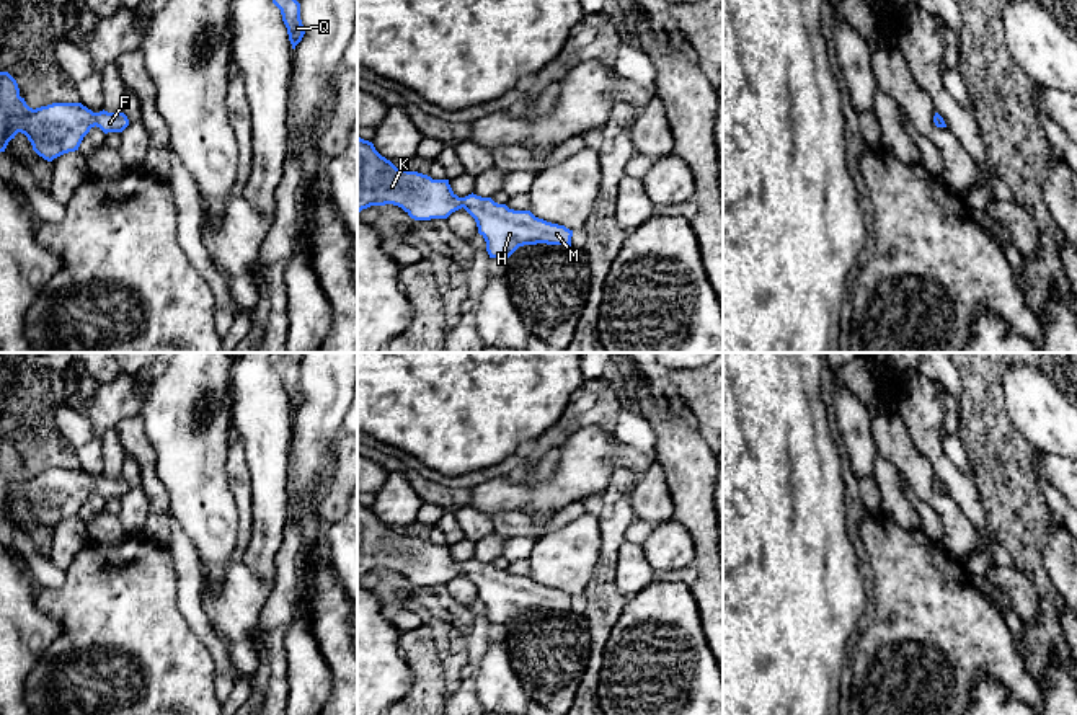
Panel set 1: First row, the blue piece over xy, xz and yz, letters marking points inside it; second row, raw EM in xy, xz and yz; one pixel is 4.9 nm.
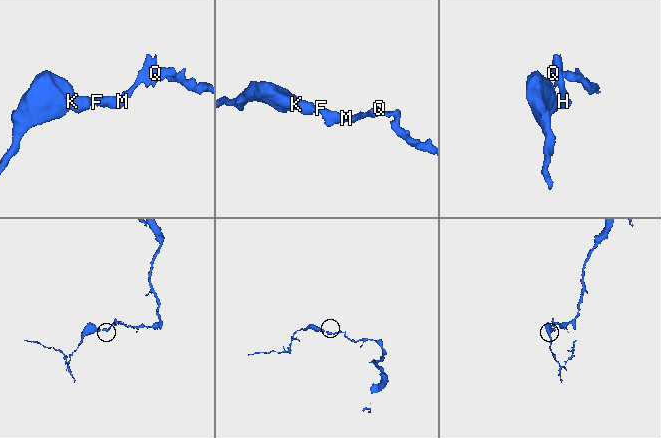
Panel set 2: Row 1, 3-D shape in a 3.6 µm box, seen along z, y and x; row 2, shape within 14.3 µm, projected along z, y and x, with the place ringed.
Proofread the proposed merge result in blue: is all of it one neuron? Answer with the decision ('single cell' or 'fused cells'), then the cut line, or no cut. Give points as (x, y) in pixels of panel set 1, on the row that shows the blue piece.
single cell; cut none

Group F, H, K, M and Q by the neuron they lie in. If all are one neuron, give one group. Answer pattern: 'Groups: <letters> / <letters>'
Groups: F H K M Q

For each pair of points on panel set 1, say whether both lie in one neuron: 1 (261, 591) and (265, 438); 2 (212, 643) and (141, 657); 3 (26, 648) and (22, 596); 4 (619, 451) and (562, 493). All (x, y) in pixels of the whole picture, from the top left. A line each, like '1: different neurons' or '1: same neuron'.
1: different neurons
2: different neurons
3: same neuron
4: same neuron

